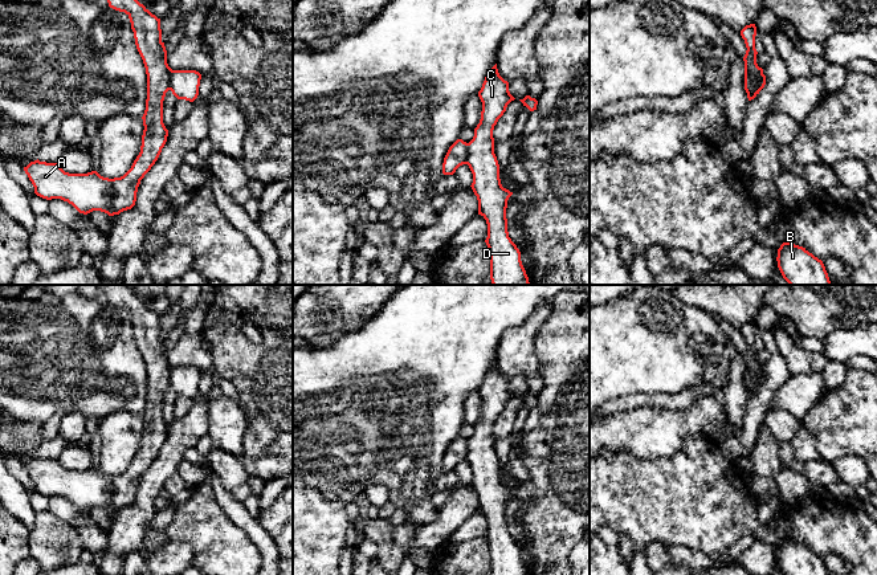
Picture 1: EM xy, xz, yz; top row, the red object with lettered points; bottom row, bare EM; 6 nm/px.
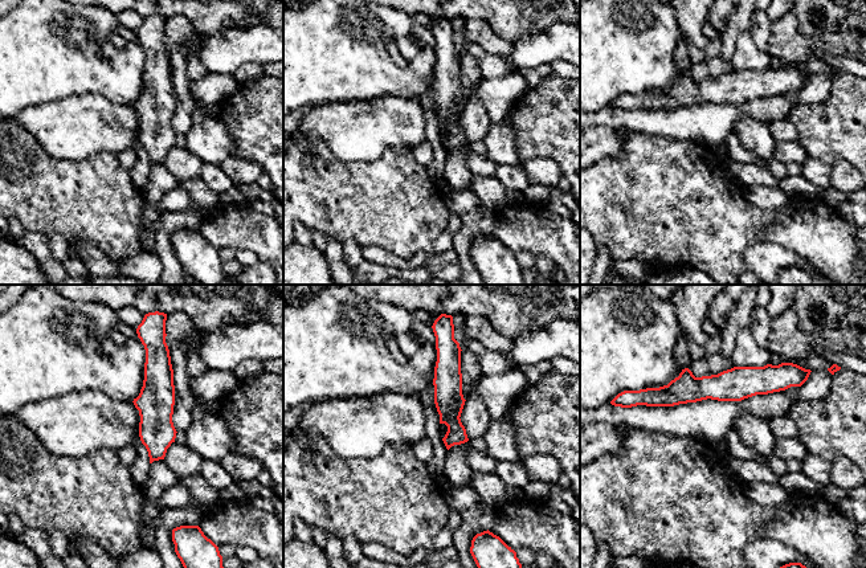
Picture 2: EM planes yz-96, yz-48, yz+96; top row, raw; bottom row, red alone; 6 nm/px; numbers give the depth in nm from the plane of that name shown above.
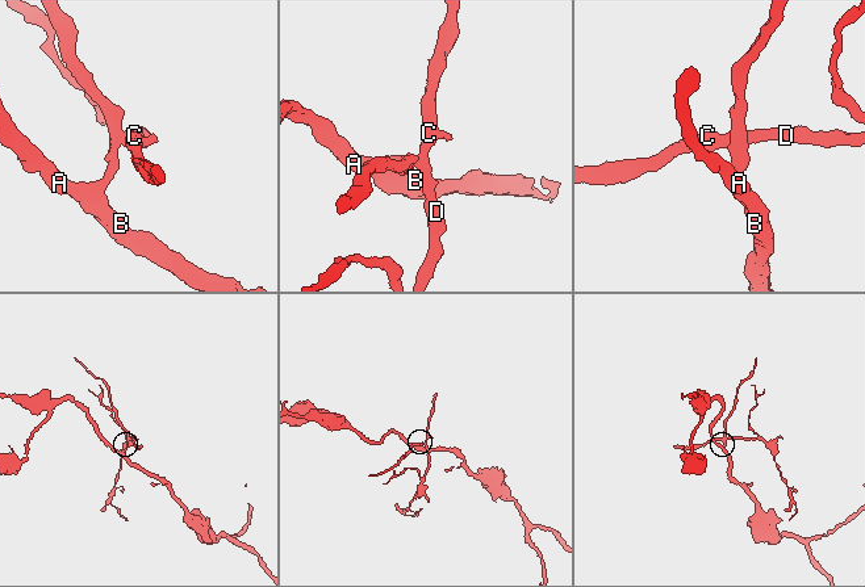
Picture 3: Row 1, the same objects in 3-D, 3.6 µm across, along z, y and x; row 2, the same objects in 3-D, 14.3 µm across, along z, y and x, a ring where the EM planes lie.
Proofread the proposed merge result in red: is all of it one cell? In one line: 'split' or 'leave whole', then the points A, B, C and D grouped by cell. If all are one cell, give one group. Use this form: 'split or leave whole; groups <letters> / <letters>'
split; groups A B / C D

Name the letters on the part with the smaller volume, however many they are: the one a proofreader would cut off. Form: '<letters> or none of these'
C, D

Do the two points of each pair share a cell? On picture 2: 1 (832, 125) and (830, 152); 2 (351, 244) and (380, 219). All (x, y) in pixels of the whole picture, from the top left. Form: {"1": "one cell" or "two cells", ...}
{"1": "one cell", "2": "two cells"}

